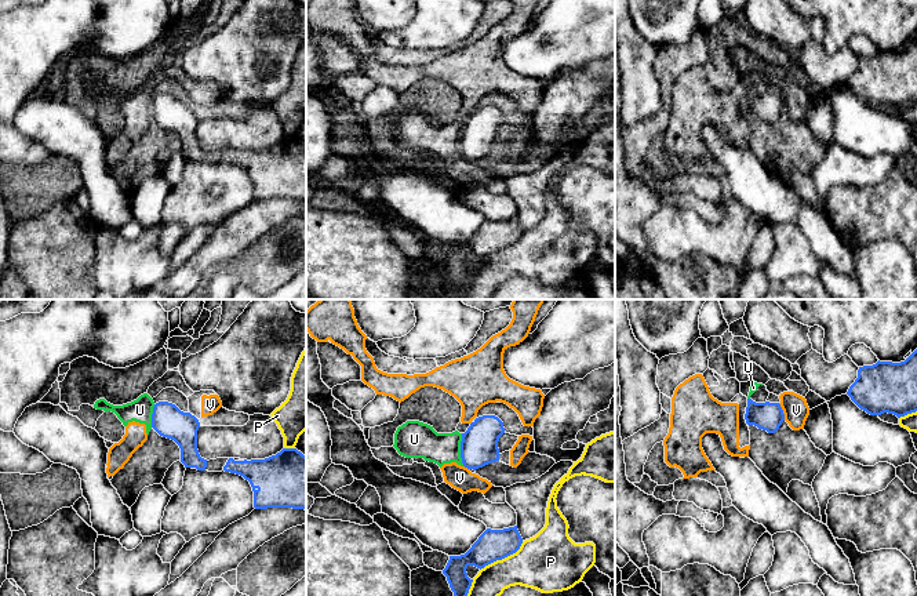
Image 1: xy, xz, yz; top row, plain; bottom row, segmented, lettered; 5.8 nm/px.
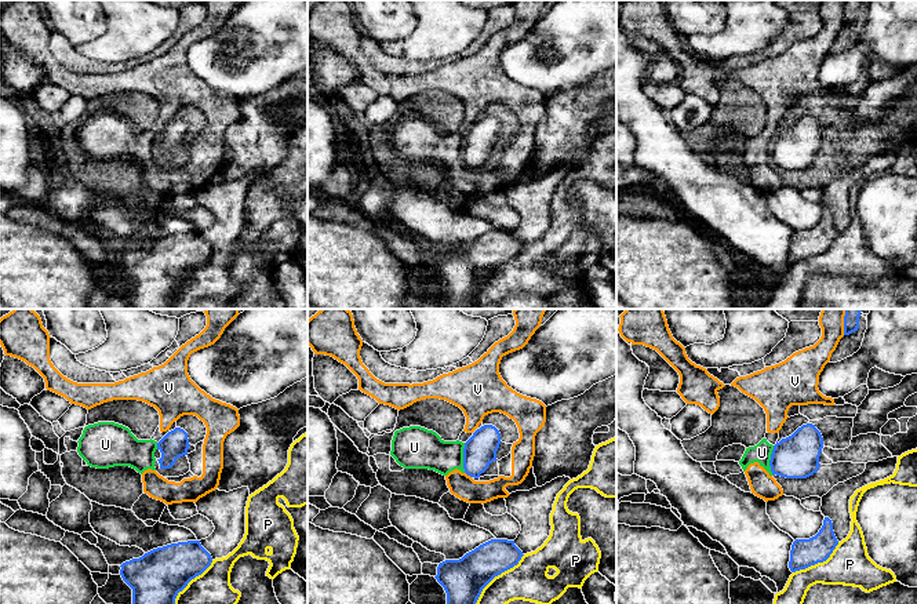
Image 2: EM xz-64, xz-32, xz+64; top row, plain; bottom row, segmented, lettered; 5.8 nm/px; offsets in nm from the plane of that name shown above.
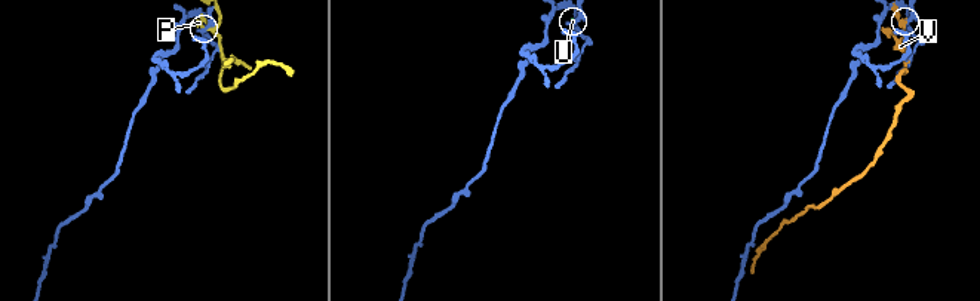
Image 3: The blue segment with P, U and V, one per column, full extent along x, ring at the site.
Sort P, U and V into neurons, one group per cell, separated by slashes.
P / U V

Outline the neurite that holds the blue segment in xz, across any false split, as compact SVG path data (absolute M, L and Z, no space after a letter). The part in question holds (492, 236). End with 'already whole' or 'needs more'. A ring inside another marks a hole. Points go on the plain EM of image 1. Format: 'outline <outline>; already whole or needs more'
outline M517 217L503 221L487 219L465 246L450 247L443 265L447 268L455 287L451 299L458 299L469 284L473 273L466 264L469 257L481 261L496 251L502 251L516 244L521 235L523 229Z; already whole

